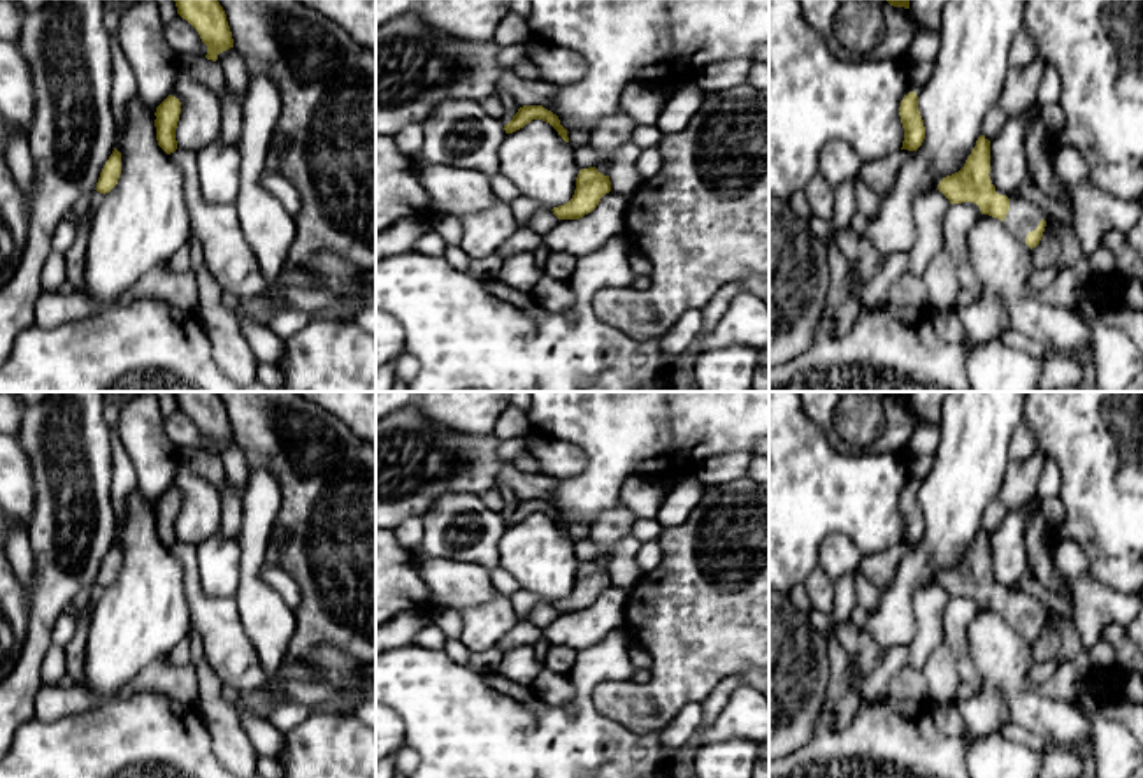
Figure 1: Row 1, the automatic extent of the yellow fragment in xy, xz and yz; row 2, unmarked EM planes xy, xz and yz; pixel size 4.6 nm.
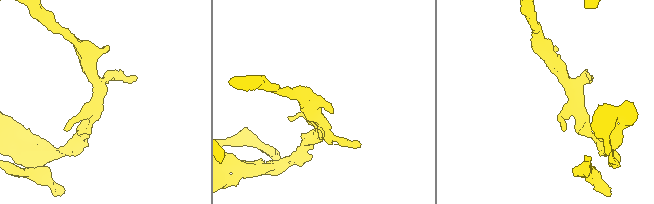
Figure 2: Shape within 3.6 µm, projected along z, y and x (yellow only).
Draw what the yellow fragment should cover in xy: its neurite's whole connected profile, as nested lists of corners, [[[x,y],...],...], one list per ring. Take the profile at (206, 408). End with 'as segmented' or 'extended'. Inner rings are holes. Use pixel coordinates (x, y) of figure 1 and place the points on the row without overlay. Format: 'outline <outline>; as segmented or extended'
outline [[[172,392],[177,407],[186,413],[207,439],[207,453],[216,455],[218,448],[234,441],[226,407],[216,392]]]; as segmented

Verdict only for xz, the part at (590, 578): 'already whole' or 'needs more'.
already whole

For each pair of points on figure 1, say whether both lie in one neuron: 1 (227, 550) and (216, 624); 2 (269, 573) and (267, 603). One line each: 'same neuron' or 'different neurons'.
1: different neurons
2: different neurons

